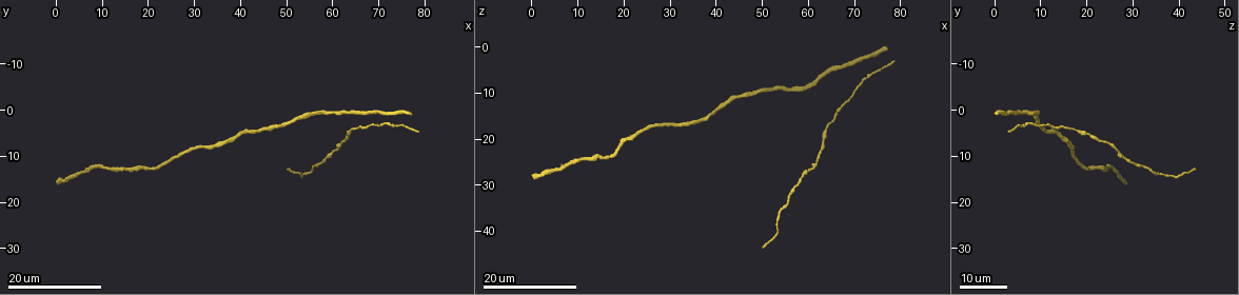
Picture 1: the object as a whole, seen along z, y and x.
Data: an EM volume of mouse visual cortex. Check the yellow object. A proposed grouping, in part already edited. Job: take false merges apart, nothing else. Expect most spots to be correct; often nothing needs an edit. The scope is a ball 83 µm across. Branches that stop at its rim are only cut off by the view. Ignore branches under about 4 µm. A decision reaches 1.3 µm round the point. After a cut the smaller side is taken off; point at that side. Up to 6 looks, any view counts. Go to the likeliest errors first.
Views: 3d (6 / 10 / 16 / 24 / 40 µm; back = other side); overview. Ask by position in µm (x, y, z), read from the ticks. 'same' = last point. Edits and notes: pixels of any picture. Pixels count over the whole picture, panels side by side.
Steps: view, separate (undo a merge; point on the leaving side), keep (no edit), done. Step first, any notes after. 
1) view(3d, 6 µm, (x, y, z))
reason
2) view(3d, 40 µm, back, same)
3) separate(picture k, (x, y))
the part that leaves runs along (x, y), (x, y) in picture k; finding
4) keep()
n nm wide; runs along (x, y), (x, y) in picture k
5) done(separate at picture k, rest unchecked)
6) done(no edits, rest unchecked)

view(3d, 24 µm, (61.0, 8.5, 26.5))
thin neck

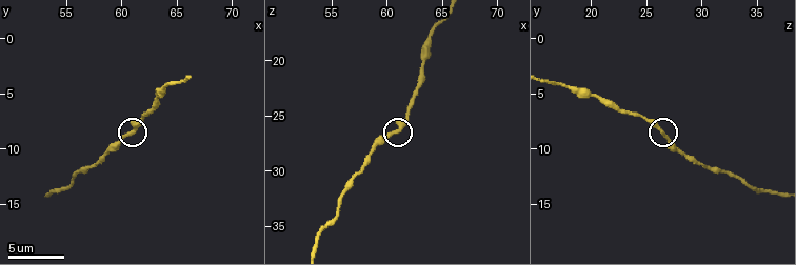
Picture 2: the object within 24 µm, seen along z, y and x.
view(3d, 6 µm, (60.6, 8.6, 26.4))

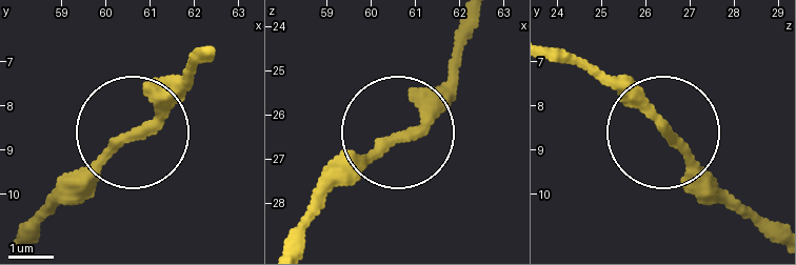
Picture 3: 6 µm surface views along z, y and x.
view(3d, 6 µm, back, (60.60, 8.65, 26.60))
other side

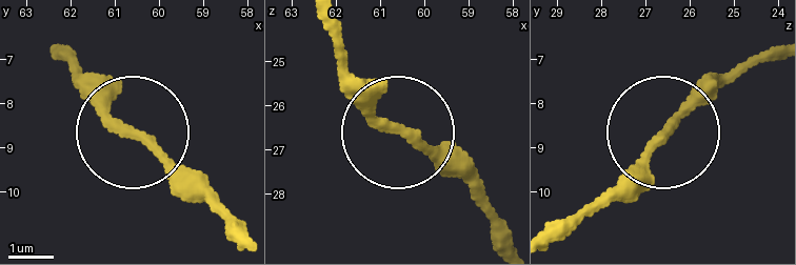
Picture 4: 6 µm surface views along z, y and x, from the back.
keep()
runs along (56, 49), (221, 216) in picture 4; all the same neuron

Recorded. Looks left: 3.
view(3d, 10 µm, (56.0, 12.2, 32.4))
calibre changes

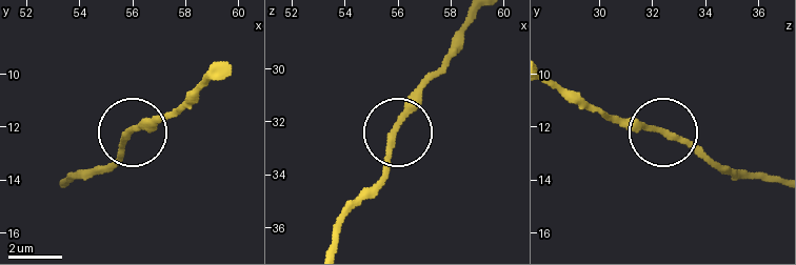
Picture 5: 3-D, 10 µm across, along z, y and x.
view(3d, 10 µm, back, (56.0, 12.2, 32.3))

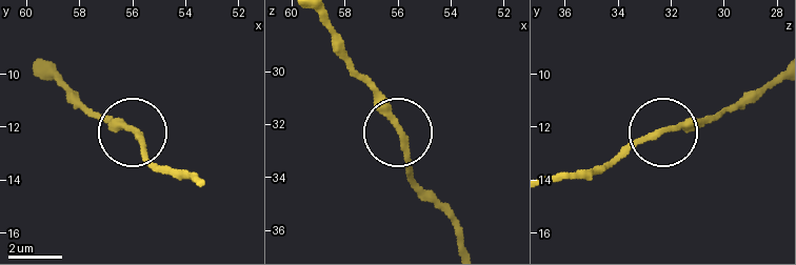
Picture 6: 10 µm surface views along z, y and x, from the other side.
keep()
all the same neuron

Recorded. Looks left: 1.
view(3d, 10 µm, (63.8, 4.4, 17.8))
thick turns thin

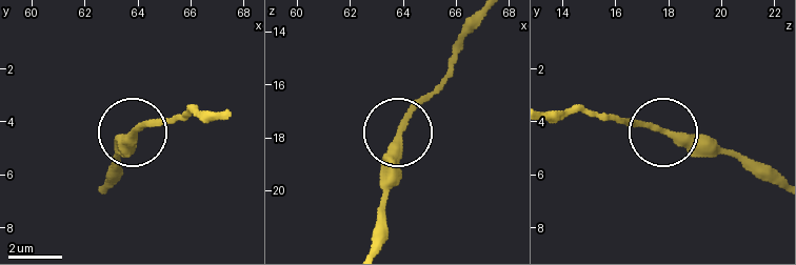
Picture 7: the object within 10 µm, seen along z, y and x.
keep()
continuous, no second neuron

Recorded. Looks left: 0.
done(no edits, rest unchecked)

